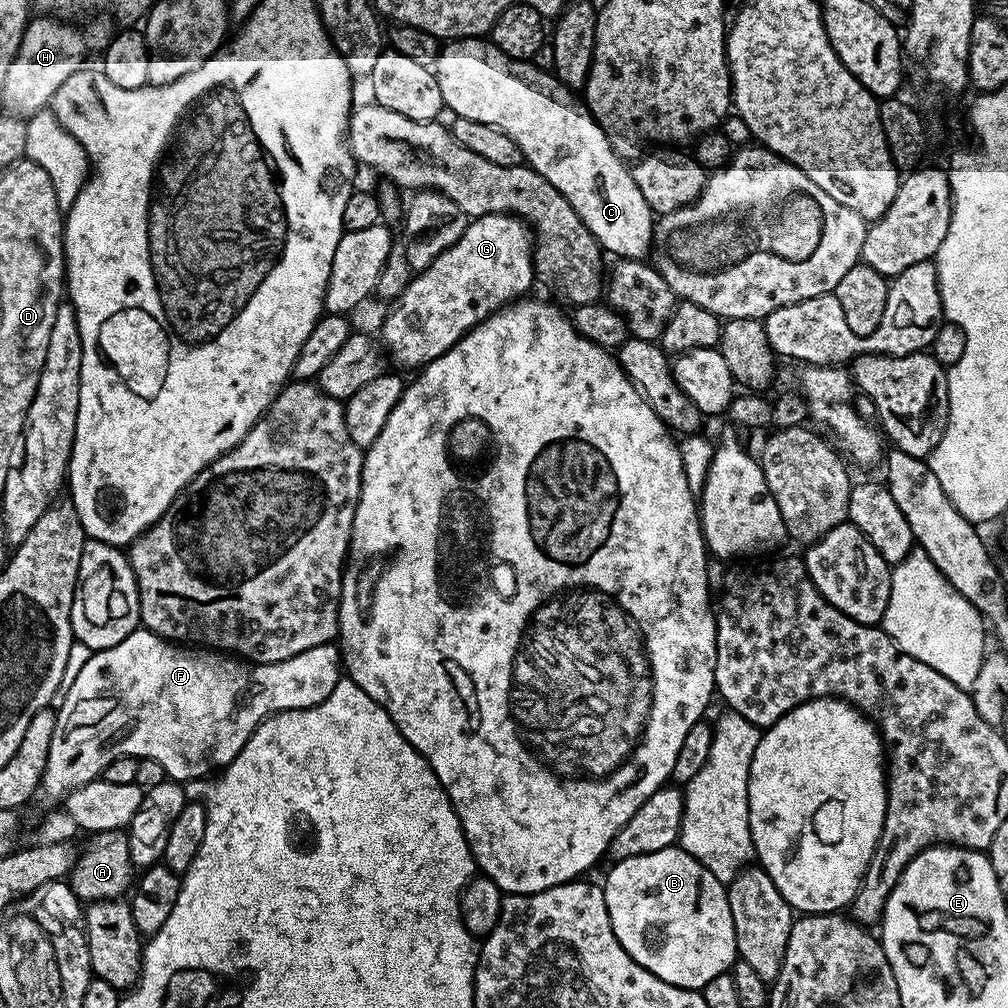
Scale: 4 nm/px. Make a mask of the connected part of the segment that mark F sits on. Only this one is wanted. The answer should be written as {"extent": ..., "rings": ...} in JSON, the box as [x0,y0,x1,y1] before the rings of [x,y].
{"extent":[40,626,342,801],"rings":[[[141,626],[122,638],[118,646],[93,652],[86,666],[79,671],[74,686],[66,694],[66,702],[55,711],[54,738],[50,741],[50,758],[46,758],[40,792],[52,800],[63,801],[76,788],[101,779],[106,766],[110,766],[114,758],[123,756],[158,762],[165,777],[177,782],[207,777],[223,769],[239,754],[266,717],[275,712],[313,708],[326,702],[330,690],[338,686],[340,679],[342,657],[335,643],[302,650],[302,654],[294,654],[294,658],[282,662],[253,664],[220,650],[189,650],[179,643],[163,640]]]}

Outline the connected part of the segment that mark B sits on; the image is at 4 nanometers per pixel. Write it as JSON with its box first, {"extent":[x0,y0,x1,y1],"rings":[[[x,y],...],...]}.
{"extent":[602,846,738,990],"rings":[[[673,846],[666,850],[654,850],[654,854],[638,854],[638,858],[617,860],[611,866],[613,868],[609,870],[608,877],[602,880],[606,910],[610,914],[610,926],[614,926],[614,934],[618,938],[618,942],[626,950],[626,954],[630,954],[630,958],[634,958],[634,962],[638,962],[638,966],[650,970],[650,974],[662,978],[662,982],[670,982],[679,988],[702,990],[706,986],[706,982],[725,975],[736,963],[738,953],[734,934],[734,918],[730,914],[728,889],[722,882],[718,882],[718,878],[714,878],[714,874],[710,874],[710,870],[706,870],[706,866],[702,866],[702,862],[698,862],[693,856],[686,854],[683,848]]]}

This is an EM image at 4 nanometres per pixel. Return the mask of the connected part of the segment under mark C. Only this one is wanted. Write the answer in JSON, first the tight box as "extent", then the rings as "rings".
{"extent":[434,37,656,260],"rings":[[[468,37],[445,43],[436,57],[434,71],[445,107],[450,112],[452,110],[455,117],[485,122],[513,138],[523,161],[570,202],[605,253],[610,252],[614,254],[613,257],[627,260],[649,257],[655,239],[656,215],[652,207],[634,181],[631,167],[612,147],[587,105],[561,83],[555,73],[538,67],[534,62],[510,58],[483,37]]]}

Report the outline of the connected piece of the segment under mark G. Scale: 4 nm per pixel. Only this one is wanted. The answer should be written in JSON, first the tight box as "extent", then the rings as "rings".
{"extent":[379,212,534,369],"rings":[[[495,212],[469,219],[462,238],[415,273],[406,290],[391,301],[392,309],[384,316],[379,336],[387,355],[404,368],[419,369],[446,354],[475,324],[504,305],[527,297],[534,285],[533,247],[531,228],[517,216]]]}

